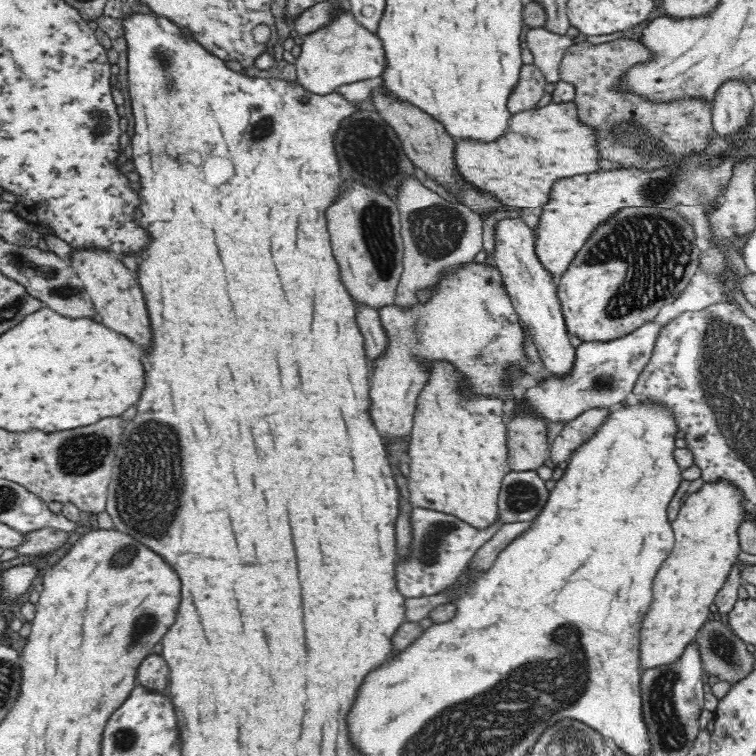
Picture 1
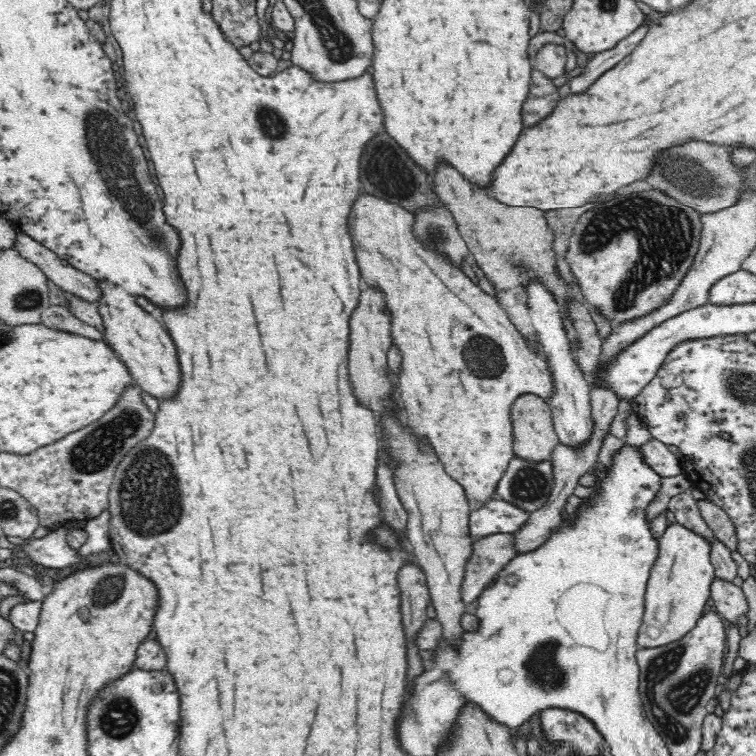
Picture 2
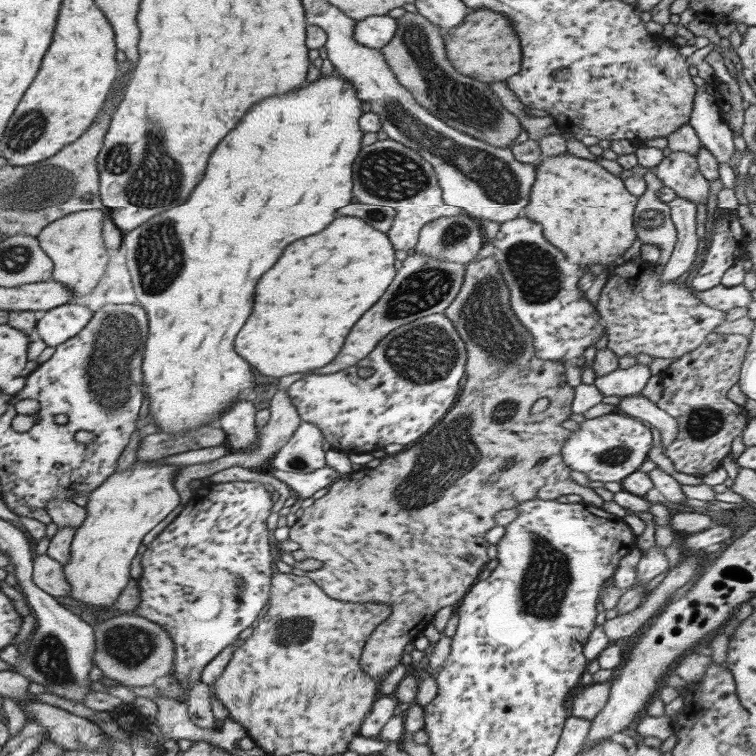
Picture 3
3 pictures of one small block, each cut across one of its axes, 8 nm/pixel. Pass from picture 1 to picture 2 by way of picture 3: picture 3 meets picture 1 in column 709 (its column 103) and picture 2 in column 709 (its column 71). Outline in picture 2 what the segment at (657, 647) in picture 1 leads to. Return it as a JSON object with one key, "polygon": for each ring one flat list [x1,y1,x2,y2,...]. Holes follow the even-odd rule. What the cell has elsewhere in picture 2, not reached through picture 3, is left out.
{"polygon":[[678,522,669,523,658,540,658,558,650,570,650,578,647,582,644,616,638,632,638,648,660,648,672,642,676,643,690,630,696,628,698,620,703,616,706,602,710,600,710,586,716,578,714,563,712,563,712,541,700,535,698,531,692,531]]}

